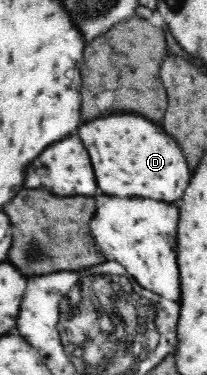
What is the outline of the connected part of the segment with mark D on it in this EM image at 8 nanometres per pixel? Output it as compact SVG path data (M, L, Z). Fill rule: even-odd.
M137 112L115 113L81 125L79 137L91 155L97 183L103 193L119 197L139 195L163 201L177 201L183 197L189 181L186 159L179 144L163 133L159 124Z

